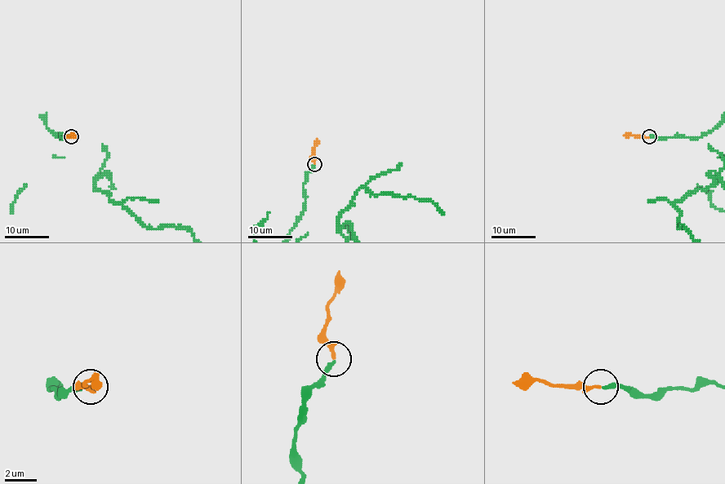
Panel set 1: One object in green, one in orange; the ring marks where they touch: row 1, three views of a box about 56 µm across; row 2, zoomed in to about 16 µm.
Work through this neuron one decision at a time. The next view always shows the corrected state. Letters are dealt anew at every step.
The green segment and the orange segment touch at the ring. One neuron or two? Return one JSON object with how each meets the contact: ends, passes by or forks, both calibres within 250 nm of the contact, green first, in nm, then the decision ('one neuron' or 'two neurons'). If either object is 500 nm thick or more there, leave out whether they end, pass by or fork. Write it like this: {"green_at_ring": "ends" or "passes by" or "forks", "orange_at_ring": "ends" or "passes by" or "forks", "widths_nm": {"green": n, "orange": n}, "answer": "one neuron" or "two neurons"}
{"green_at_ring": "ends", "orange_at_ring": "ends", "widths_nm": {"green": 240, "orange": 240}, "answer": "one neuron"}

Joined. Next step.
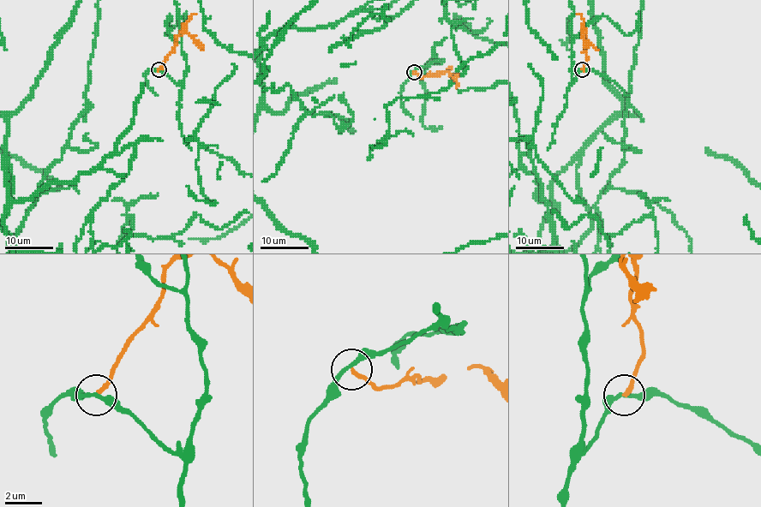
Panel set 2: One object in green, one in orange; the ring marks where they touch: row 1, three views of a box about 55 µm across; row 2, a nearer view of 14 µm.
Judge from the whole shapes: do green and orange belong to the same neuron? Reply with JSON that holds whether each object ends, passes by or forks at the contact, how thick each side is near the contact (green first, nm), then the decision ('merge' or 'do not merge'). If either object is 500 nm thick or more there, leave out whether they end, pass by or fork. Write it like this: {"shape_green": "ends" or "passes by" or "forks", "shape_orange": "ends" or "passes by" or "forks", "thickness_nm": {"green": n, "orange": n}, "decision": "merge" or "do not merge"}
{"shape_green": "passes by", "shape_orange": "ends", "thickness_nm": {"green": 240, "orange": 220}, "decision": "do not merge"}

